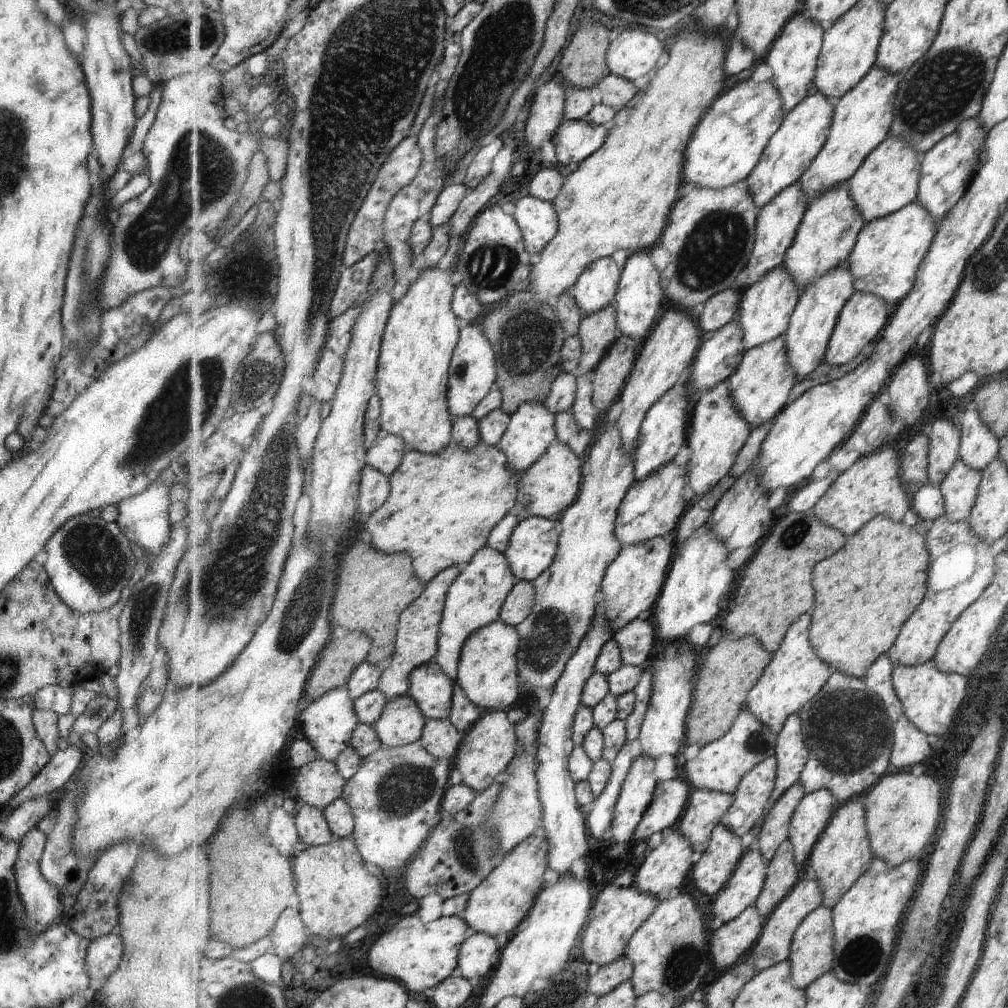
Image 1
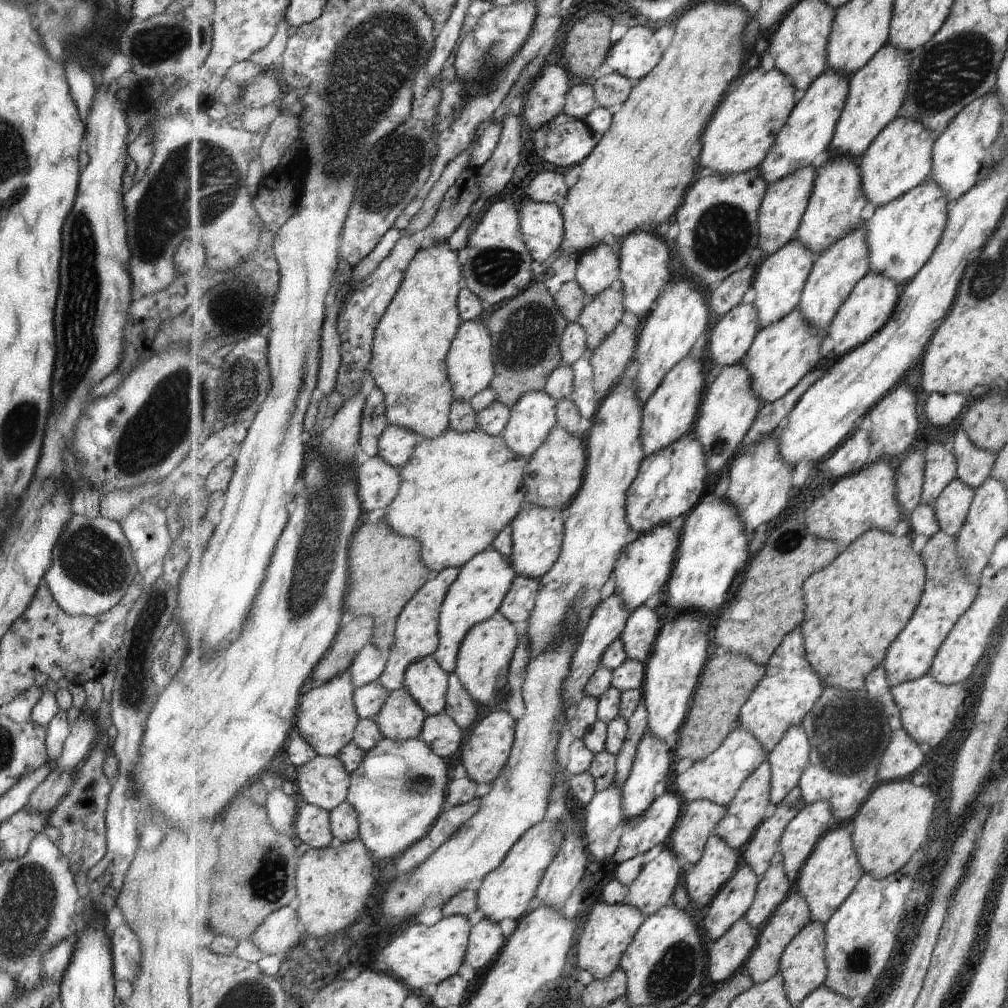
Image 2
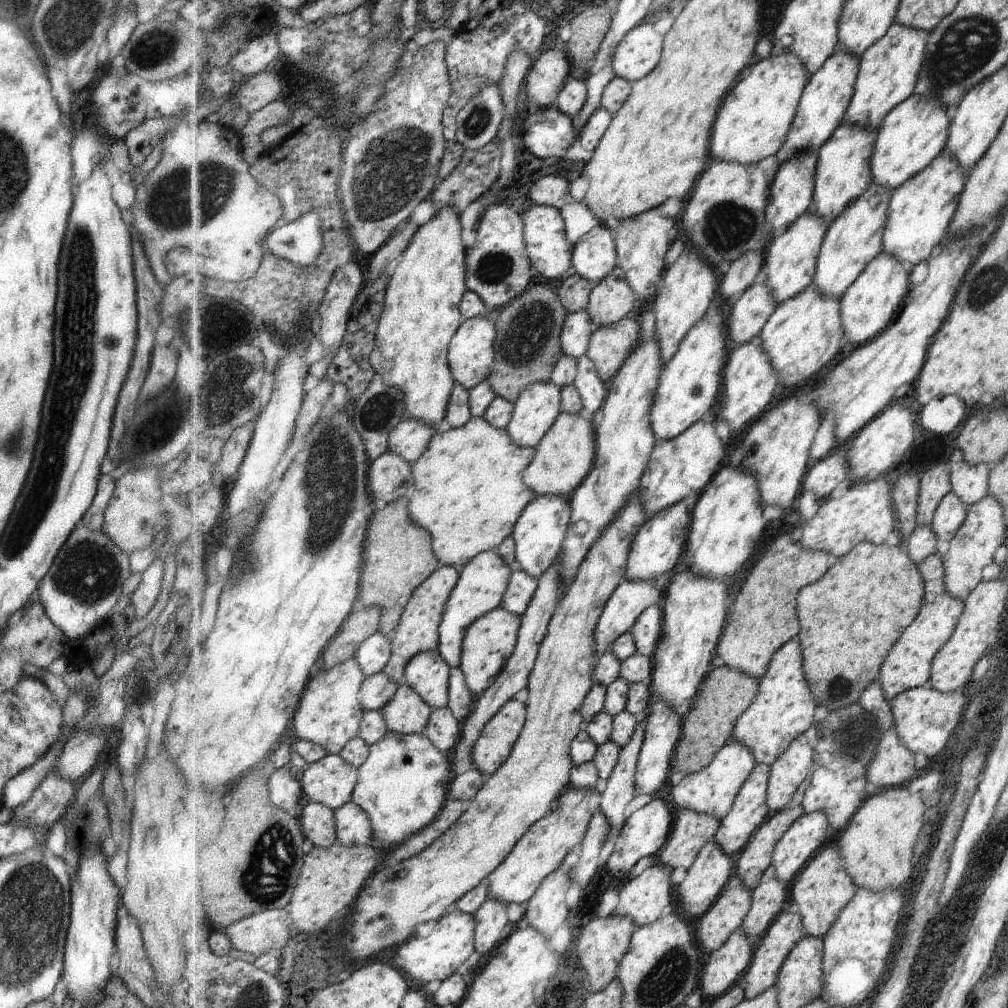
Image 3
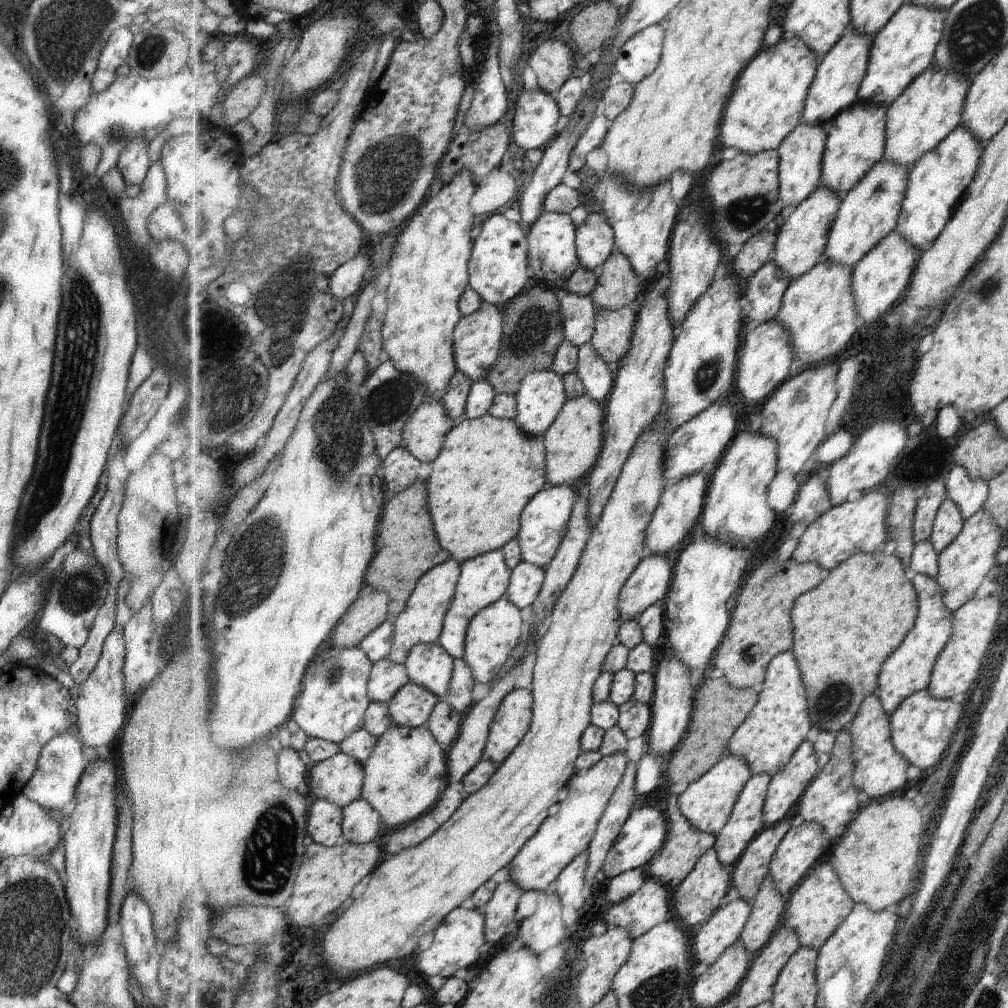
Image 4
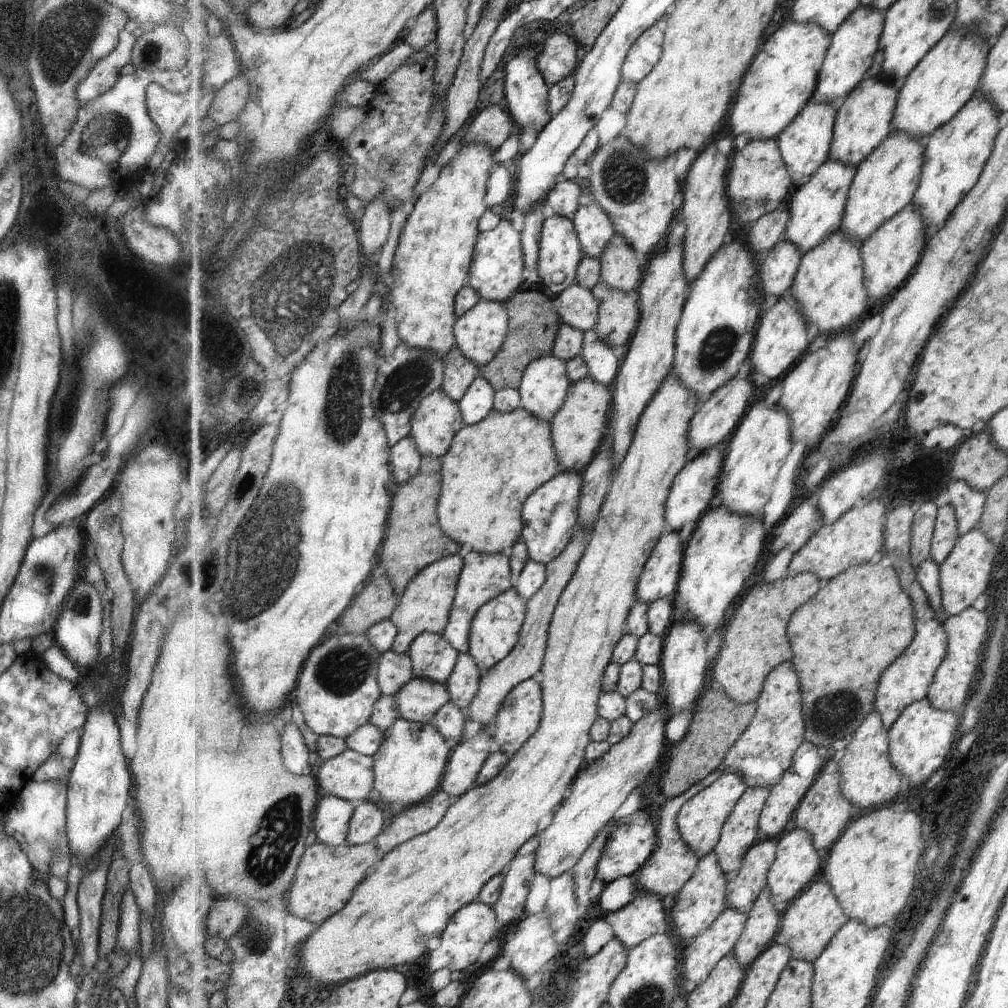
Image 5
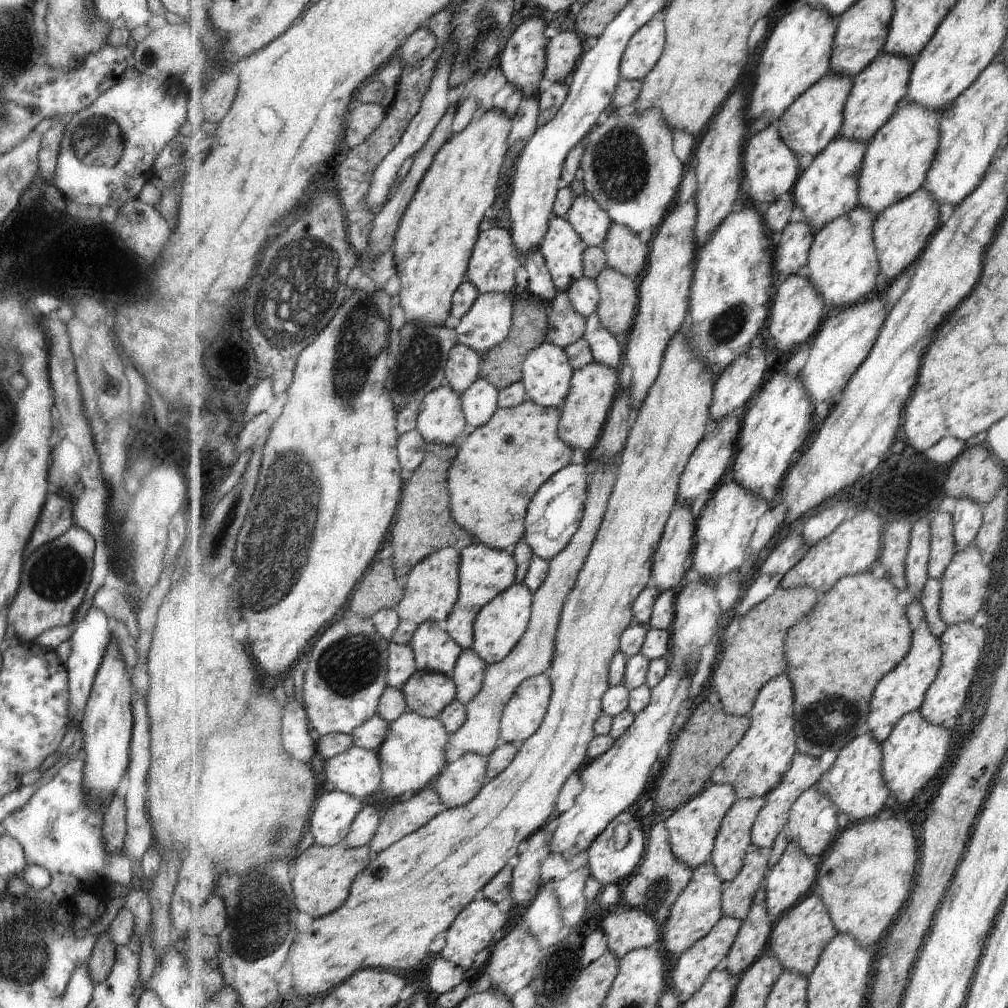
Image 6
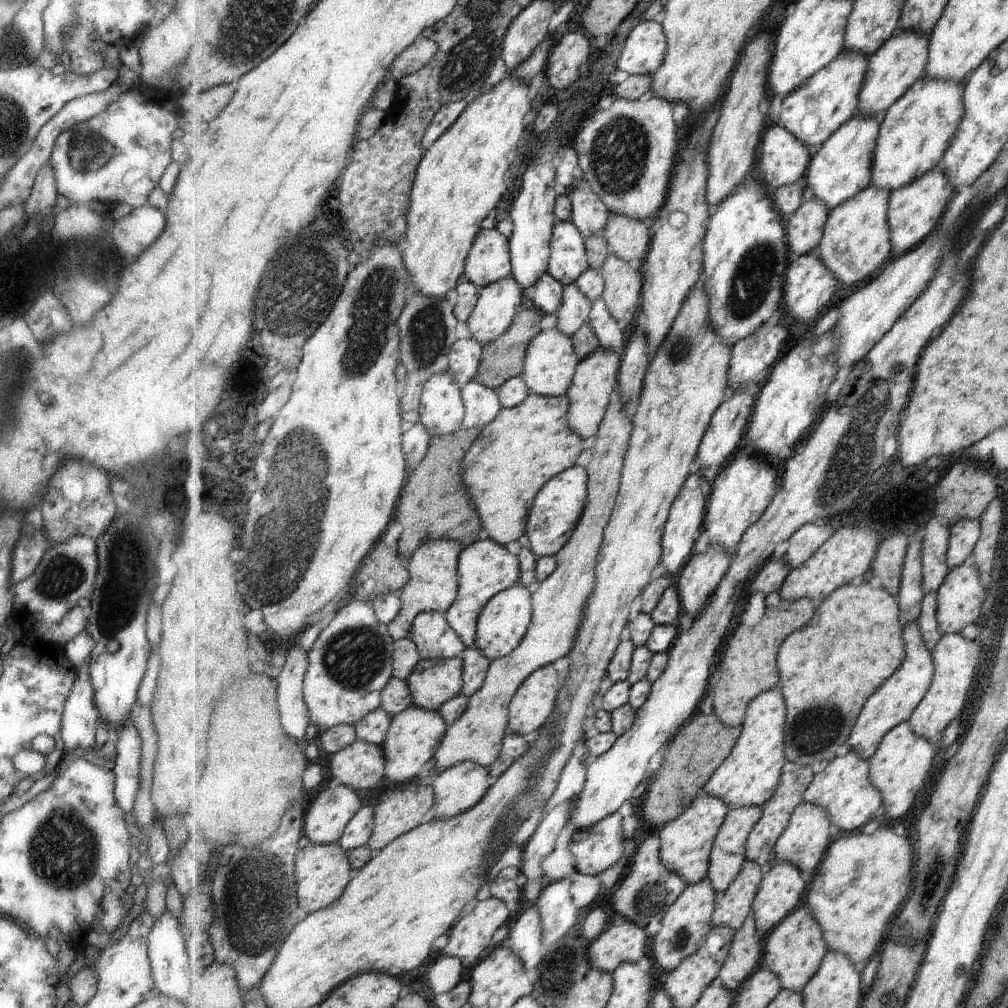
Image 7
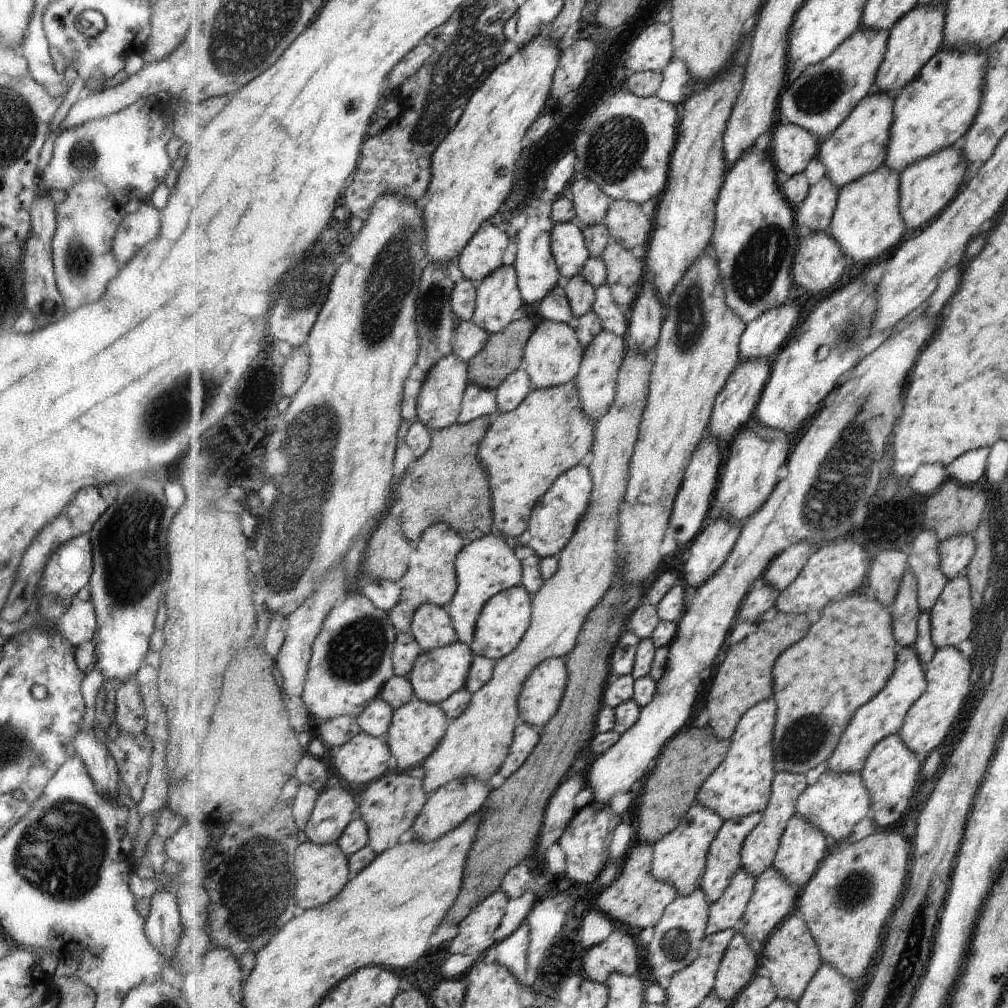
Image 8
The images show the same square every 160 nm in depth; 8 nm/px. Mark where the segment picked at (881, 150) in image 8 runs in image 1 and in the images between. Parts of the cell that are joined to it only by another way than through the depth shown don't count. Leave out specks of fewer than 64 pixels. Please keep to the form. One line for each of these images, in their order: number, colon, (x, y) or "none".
1: (767, 306)
2: (780, 282)
3: (791, 263)
4: (803, 238)
5: (818, 207)
6: (829, 188)
7: (843, 166)

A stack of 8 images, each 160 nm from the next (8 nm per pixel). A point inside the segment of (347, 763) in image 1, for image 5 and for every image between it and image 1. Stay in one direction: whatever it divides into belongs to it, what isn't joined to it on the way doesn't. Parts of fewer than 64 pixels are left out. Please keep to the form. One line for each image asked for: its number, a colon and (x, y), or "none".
2: (328, 718)
3: (331, 712)
4: (335, 698)
5: (339, 688)

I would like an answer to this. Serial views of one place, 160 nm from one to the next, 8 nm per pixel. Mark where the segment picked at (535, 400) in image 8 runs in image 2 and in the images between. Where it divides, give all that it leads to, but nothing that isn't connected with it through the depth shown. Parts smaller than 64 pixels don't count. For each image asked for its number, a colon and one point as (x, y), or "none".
2: (460, 490)
3: (470, 493)
4: (489, 469)
5: (492, 468)
6: (501, 466)
7: (515, 456)

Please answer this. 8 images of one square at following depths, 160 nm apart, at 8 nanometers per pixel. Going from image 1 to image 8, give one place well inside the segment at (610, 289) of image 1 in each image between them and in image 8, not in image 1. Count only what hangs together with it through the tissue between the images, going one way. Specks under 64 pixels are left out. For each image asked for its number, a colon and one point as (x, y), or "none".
2: (598, 268)
3: (594, 255)
4: (595, 239)
5: (595, 229)
6: (587, 216)
7: (591, 214)
8: (591, 203)

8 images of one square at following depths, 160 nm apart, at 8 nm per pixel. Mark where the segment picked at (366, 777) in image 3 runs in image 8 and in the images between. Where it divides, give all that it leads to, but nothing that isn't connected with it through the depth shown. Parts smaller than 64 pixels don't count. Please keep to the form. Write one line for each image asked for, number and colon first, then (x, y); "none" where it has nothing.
4: (407, 773)
5: (410, 765)
6: (414, 753)
7: (415, 734)
8: (417, 728)

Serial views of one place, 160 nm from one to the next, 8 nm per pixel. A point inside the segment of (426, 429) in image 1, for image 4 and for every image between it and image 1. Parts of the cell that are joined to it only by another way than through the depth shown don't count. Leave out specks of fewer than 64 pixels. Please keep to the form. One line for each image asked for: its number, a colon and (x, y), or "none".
2: (409, 363)
3: (422, 314)
4: (429, 270)

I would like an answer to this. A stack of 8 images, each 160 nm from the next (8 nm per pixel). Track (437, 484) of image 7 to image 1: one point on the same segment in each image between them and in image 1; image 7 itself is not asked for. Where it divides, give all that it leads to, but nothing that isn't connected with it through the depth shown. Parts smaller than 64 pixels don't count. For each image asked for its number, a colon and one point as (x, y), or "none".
1: (374, 588)
2: (386, 569)
3: (399, 557)
4: (409, 546)
5: (415, 539)
6: (425, 524)

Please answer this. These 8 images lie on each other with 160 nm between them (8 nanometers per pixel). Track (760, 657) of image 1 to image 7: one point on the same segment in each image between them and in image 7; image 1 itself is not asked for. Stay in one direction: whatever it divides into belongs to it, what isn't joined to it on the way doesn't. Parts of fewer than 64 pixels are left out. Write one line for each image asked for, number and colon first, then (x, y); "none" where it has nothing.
2: (728, 681)
3: (726, 693)
4: (720, 709)
5: (718, 722)
6: (711, 734)
7: (704, 742)

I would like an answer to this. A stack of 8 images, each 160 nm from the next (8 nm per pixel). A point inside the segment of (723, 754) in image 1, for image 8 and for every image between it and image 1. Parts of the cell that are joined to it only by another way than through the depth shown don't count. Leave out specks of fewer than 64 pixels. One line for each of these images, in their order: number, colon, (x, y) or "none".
2: (718, 778)
3: (713, 791)
4: (708, 804)
5: (701, 821)
6: (694, 827)
7: (687, 843)
8: (680, 858)

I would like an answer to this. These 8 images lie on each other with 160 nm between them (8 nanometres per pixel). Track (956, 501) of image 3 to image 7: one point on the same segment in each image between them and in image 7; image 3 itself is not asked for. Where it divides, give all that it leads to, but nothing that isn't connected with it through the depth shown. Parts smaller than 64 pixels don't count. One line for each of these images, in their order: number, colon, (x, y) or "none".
4: (949, 524)
5: (947, 534)
6: (943, 552)
7: (935, 568)

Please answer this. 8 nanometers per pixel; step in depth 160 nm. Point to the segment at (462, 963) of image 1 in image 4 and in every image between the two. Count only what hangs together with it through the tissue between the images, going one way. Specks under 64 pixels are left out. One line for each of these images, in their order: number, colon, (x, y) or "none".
2: (486, 940)
3: (493, 925)
4: (500, 912)

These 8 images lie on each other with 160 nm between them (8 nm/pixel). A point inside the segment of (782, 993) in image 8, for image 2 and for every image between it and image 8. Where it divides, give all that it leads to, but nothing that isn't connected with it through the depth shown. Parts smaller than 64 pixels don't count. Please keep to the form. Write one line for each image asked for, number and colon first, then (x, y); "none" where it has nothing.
2: (831, 874)
3: (824, 888)
4: (820, 904)
5: (808, 926)
6: (799, 938)
7: (795, 949)

